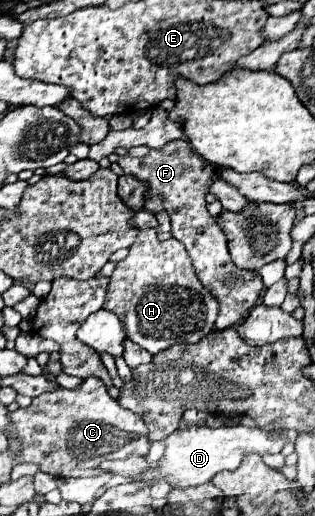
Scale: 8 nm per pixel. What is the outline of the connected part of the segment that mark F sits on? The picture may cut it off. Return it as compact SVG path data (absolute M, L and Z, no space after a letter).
M174 140L162 150L150 150L142 158L124 156L118 160L118 164L122 166L124 174L134 176L148 186L146 198L162 198L164 210L170 214L172 236L186 246L186 252L196 268L196 276L218 298L220 310L216 330L236 326L258 302L262 278L258 272L234 266L226 246L226 236L222 234L216 218L212 218L206 210L204 198L208 194L208 184L214 178L214 168L202 156L198 156L186 140Z

